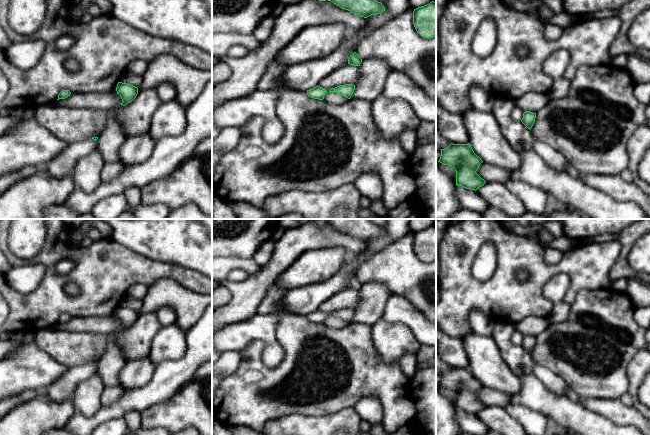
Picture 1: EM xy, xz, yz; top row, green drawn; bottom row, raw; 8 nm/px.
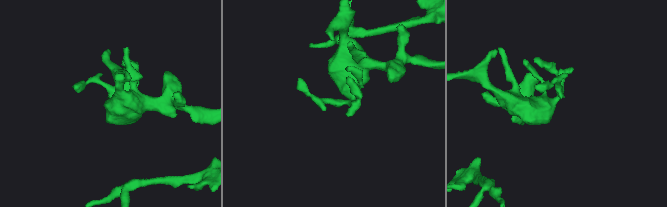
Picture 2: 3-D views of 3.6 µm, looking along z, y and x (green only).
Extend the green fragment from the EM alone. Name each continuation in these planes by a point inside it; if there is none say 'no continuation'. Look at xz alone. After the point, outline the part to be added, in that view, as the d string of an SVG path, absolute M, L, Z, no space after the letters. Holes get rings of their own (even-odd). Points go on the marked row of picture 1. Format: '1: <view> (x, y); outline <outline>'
no continuation

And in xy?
1: xy (63, 164); outline M92 138L69 143L68 146L55 156L47 165L47 172L53 177L72 176L77 161L96 149L97 140Z

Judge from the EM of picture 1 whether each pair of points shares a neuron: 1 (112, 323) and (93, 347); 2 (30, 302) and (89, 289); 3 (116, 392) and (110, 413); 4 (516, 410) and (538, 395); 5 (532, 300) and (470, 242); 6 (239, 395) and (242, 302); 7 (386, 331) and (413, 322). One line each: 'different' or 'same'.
1: different
2: same
3: different
4: different
5: same
6: different
7: different

